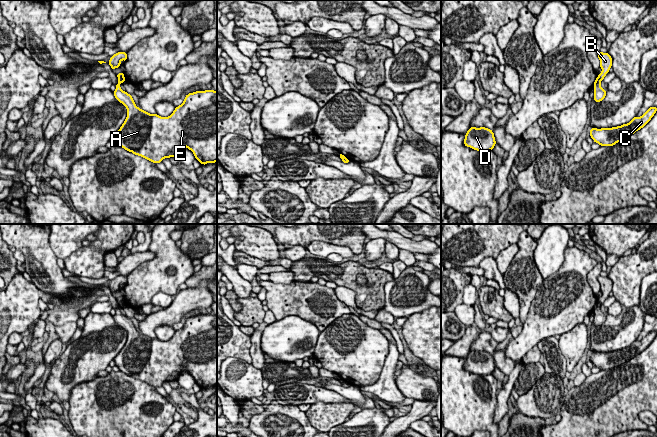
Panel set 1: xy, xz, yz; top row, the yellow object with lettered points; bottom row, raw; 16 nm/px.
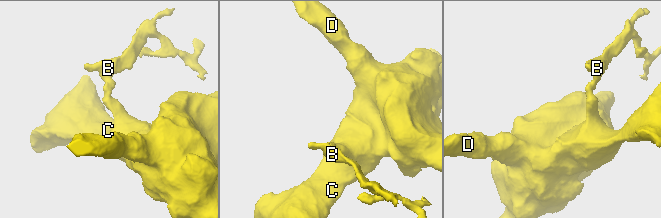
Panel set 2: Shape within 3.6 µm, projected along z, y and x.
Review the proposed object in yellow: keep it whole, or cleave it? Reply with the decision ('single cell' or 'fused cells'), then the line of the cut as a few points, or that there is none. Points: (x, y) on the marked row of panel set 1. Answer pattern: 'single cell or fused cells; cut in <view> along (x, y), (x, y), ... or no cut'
fused cells; cut in yz along (598, 75), (600, 80)

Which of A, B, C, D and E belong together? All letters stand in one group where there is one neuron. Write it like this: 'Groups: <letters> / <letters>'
Groups: A C D E / B

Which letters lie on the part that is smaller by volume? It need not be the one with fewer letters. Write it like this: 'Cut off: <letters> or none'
Cut off: B

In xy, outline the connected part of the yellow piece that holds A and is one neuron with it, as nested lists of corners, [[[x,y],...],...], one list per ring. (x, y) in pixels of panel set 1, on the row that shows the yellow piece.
[[[118,80],[113,92],[115,98],[127,108],[126,119],[114,134],[120,147],[153,163],[178,157],[183,147],[191,150],[203,165],[217,162],[217,91],[207,89],[189,93],[170,116],[161,117],[137,107],[132,96],[121,89],[121,83]]]

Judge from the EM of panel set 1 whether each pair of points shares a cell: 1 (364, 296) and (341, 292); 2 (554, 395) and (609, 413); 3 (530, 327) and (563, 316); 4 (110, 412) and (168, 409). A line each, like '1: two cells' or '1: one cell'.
1: two cells
2: two cells
3: one cell
4: one cell

